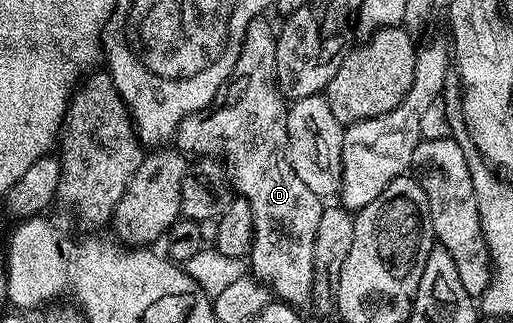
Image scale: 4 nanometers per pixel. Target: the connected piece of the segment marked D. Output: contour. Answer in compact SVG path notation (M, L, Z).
M264 19L254 20L244 32L235 73L222 100L203 116L185 117L176 129L174 145L185 155L197 153L200 159L219 158L231 188L250 205L253 213L251 276L263 282L275 296L277 293L281 302L301 307L312 300L312 280L316 274L312 248L322 198L298 179L288 162L288 106L276 83L274 29Z

